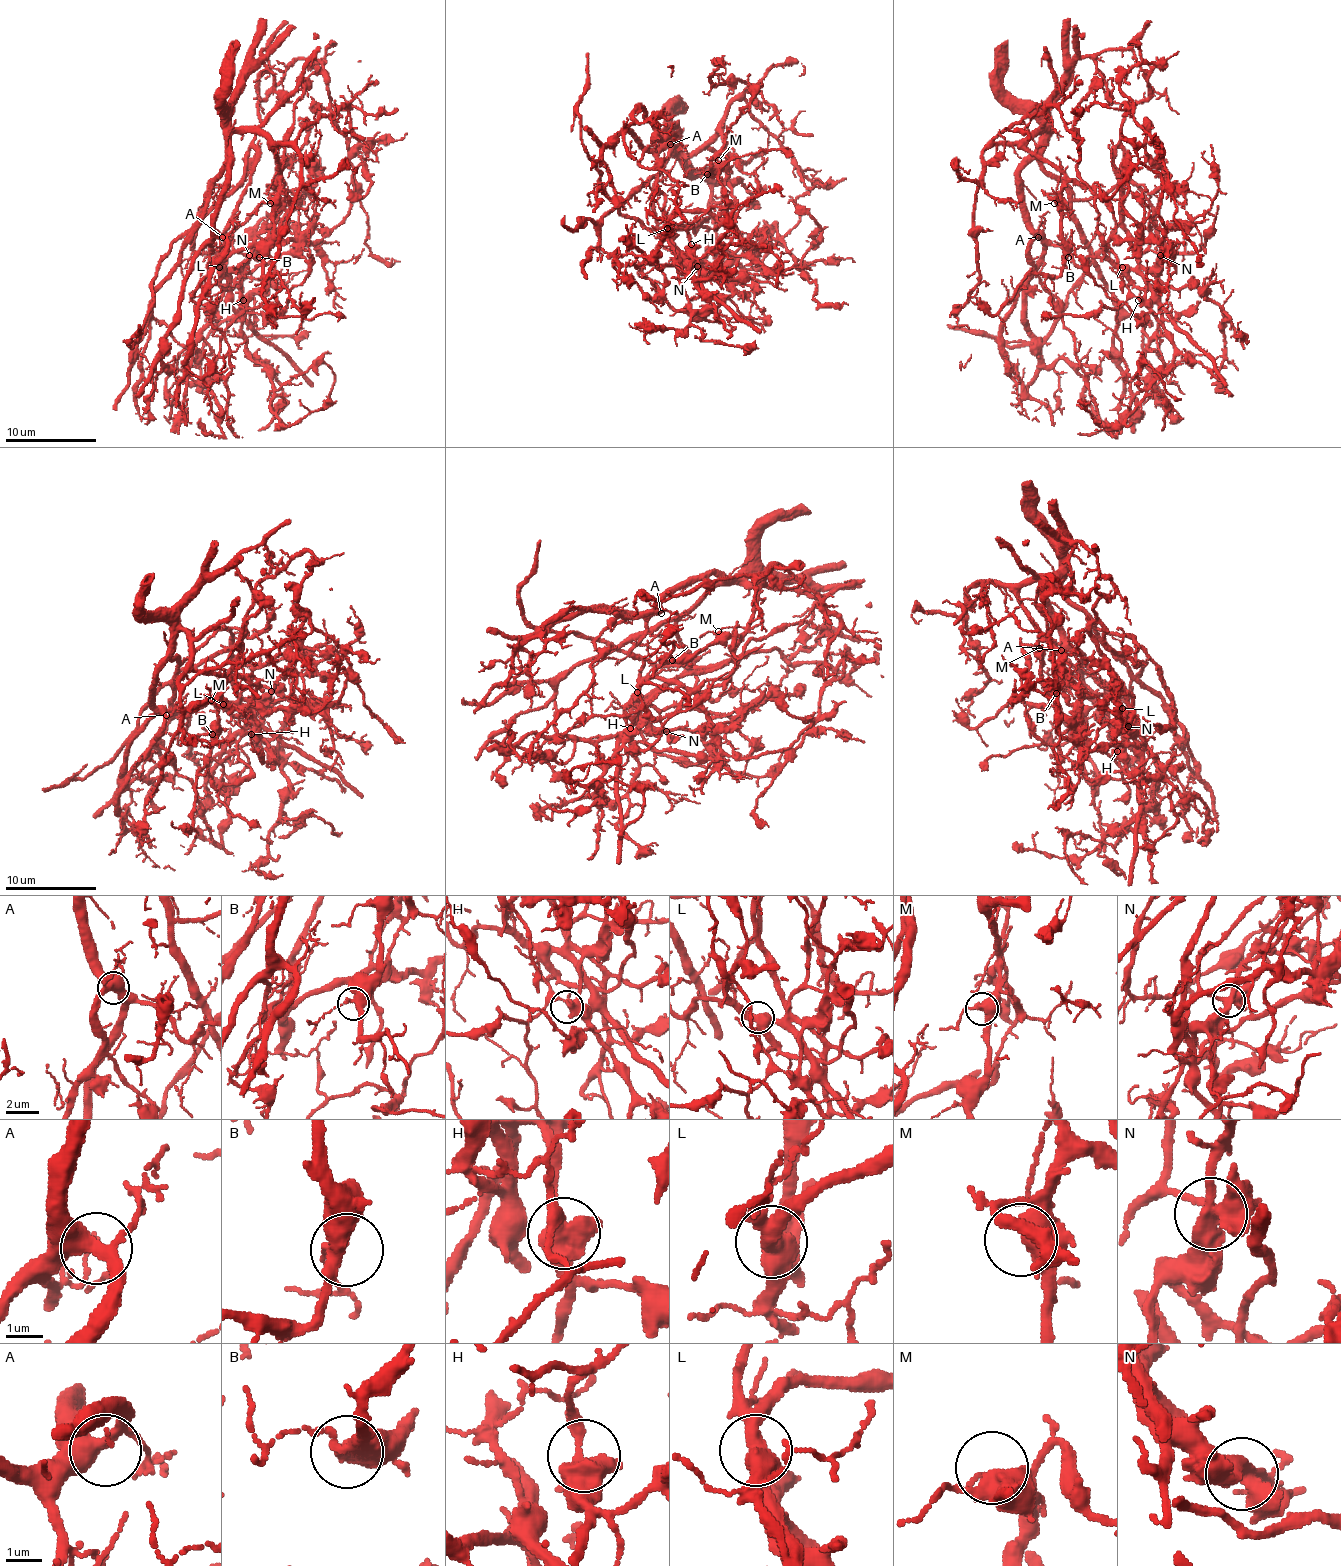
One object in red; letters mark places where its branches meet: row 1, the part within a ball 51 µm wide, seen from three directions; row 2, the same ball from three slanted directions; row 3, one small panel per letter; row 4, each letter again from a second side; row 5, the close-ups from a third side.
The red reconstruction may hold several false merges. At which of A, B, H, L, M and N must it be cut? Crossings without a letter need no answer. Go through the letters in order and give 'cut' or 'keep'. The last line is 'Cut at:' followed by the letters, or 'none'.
A: keep
B: keep
H: keep
L: cut
M: keep
N: cut
Cut at: L, N

